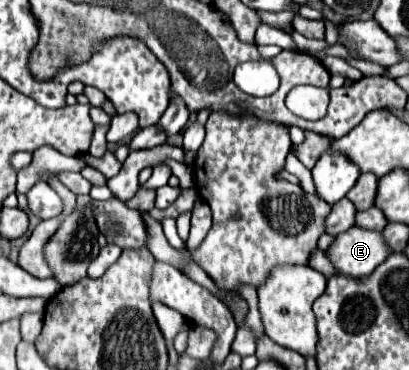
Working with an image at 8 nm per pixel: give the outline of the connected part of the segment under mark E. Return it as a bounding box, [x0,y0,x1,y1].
[327,226,391,278]

